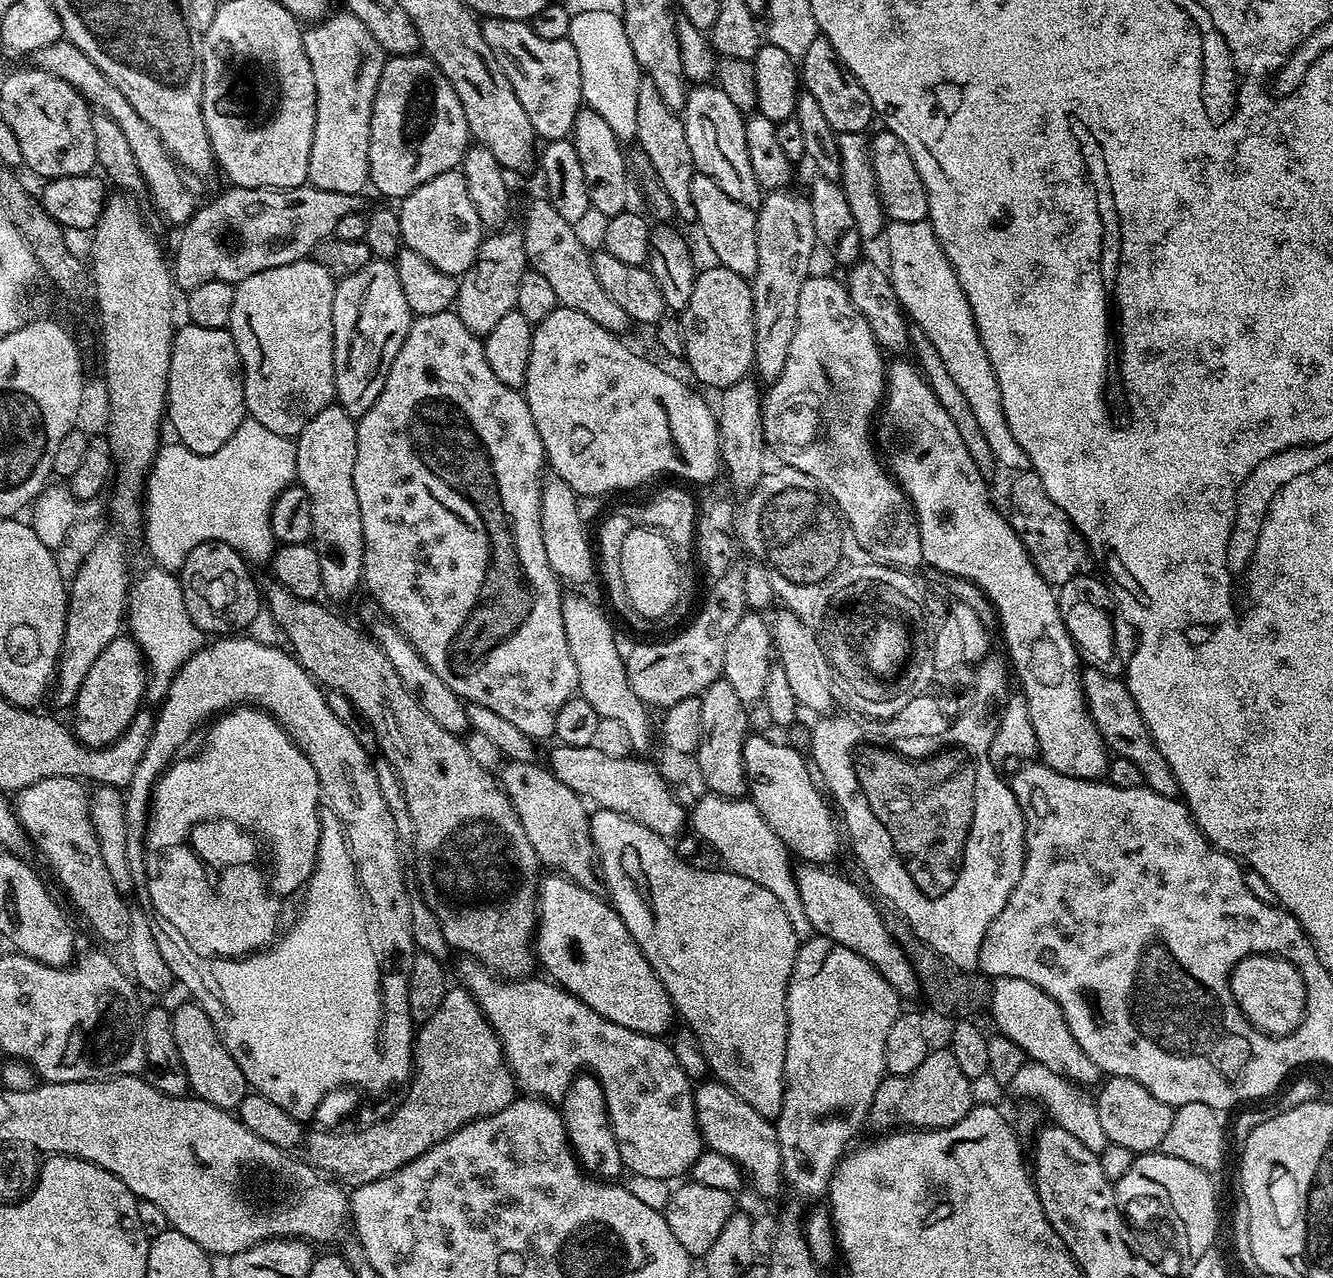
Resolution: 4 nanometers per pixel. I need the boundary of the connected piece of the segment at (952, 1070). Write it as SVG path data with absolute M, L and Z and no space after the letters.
M933 1047L928 1057L909 1076L885 1075L874 1094L870 1124L876 1130L931 1130L949 1128L973 1107L972 1082L962 1074L951 1047Z

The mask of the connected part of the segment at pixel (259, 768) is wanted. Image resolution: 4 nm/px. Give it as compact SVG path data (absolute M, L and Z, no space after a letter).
M237 706L217 715L211 721L207 732L208 741L204 744L205 752L200 752L197 756L185 755L169 764L160 775L160 781L152 789L146 833L146 855L142 860L142 868L148 871L148 896L152 899L153 908L151 911L153 913L156 911L160 915L157 917L167 924L181 941L186 942L189 952L200 958L203 956L239 958L259 952L277 939L276 927L280 924L280 903L283 902L284 896L290 895L291 892L299 893L312 877L312 871L316 868L316 852L320 848L322 793L318 774L314 774L314 766L310 766L310 758L302 754L300 747L288 737L284 727L269 712L256 706Z

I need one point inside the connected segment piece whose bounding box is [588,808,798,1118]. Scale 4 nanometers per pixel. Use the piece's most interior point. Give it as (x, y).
(722, 947)

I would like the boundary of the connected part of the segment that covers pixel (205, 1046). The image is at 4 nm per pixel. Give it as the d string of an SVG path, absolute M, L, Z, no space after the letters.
M187 1002L171 1009L174 1026L174 1042L186 1070L186 1078L191 1095L198 1100L205 1100L225 1110L239 1109L242 1098L250 1094L250 1089L238 1062L226 1050L218 1030L214 1026L209 1009L203 1004Z

